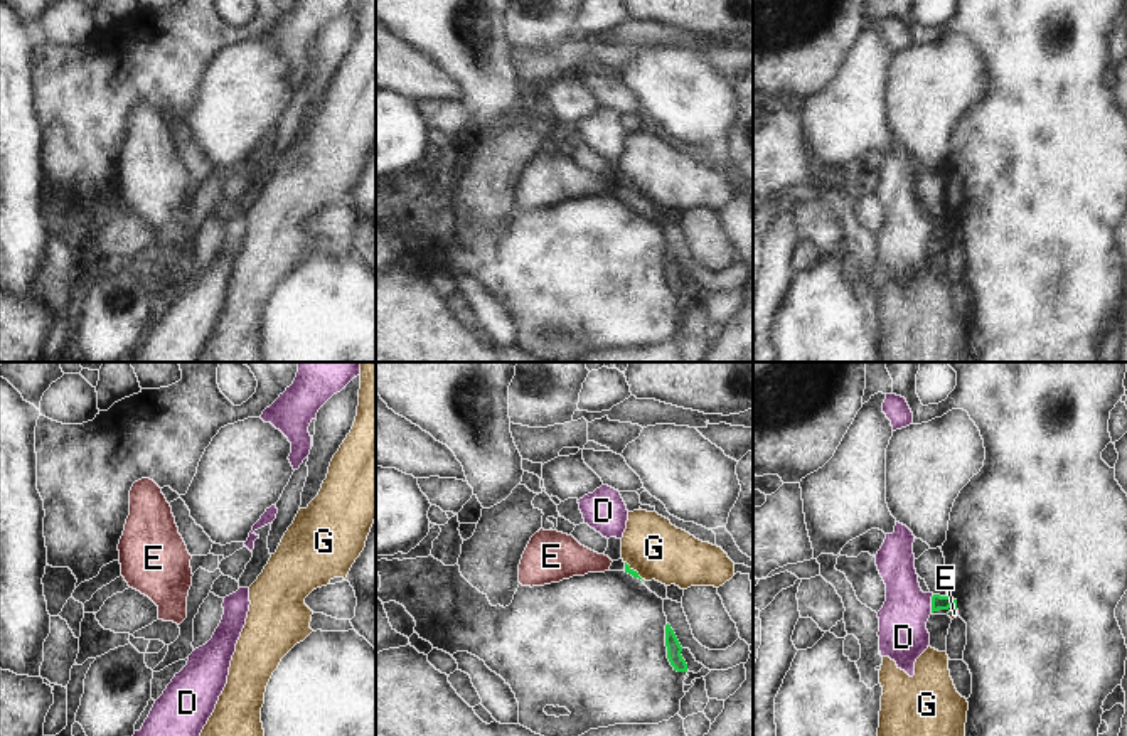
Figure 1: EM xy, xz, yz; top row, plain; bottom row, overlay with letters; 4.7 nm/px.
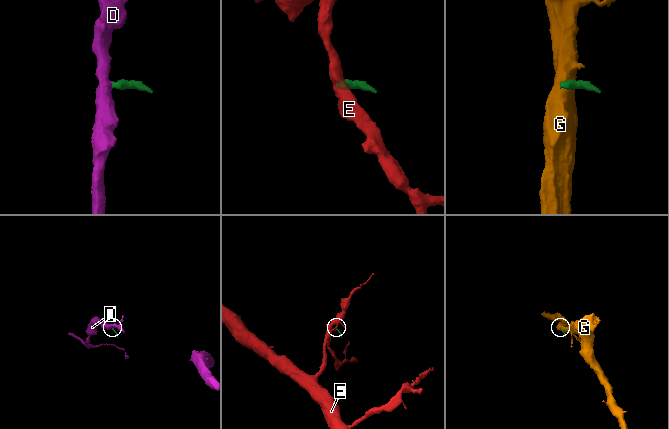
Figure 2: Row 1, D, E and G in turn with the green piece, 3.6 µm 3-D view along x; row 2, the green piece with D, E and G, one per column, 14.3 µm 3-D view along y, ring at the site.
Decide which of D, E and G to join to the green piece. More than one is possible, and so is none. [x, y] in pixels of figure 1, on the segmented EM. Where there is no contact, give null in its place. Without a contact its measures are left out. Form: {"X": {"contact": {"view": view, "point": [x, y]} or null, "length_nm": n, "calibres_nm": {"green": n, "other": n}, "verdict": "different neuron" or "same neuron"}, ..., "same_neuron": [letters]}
{"D": {"contact": {"view": "yz", "point": [932, 603]}, "length_nm": 90, "calibres_nm": {"green": 70, "other": 240}, "verdict": "same neuron"}, "E": {"contact": {"view": "yz", "point": [950, 610]}, "length_nm": 50, "calibres_nm": {"green": 20, "other": 50}, "verdict": "different neuron"}, "G": {"contact": {"view": "xz", "point": [635, 571]}, "length_nm": 130, "calibres_nm": {"green": 30, "other": 280}, "verdict": "different neuron"}, "same_neuron": ["D"]}

